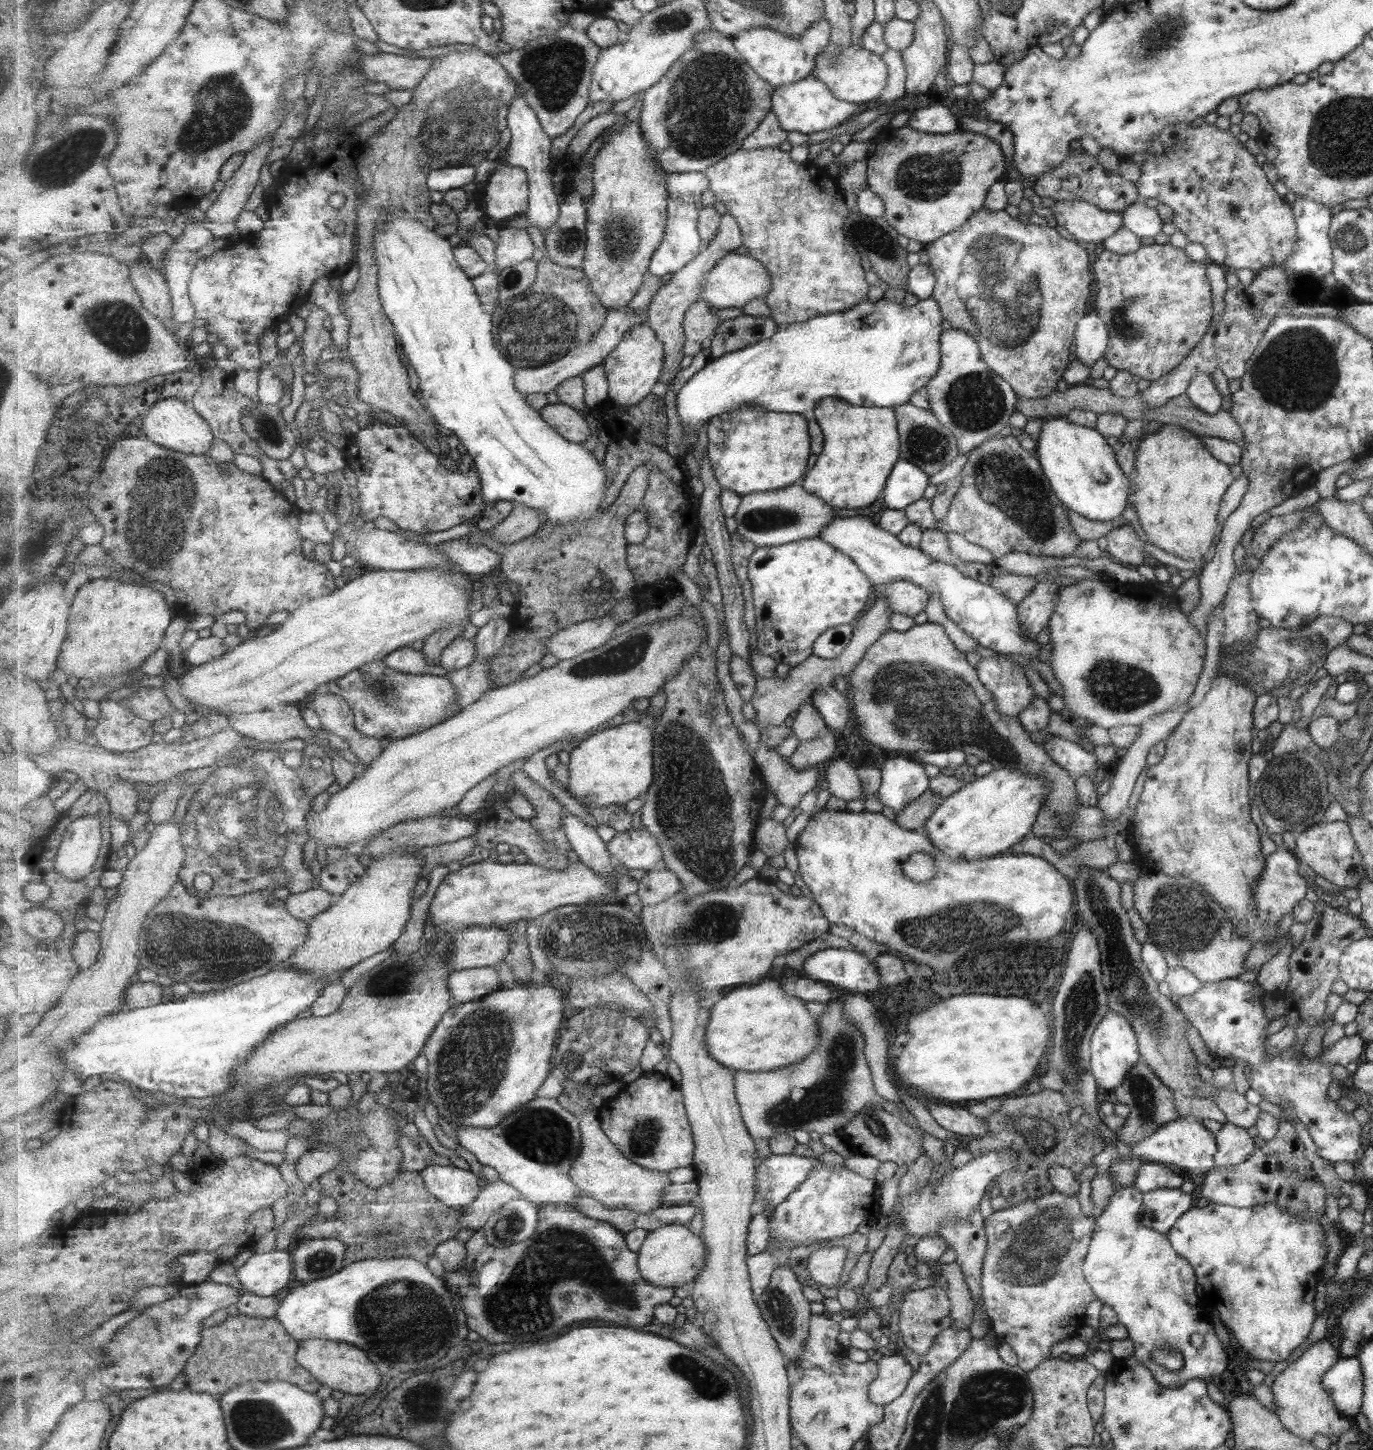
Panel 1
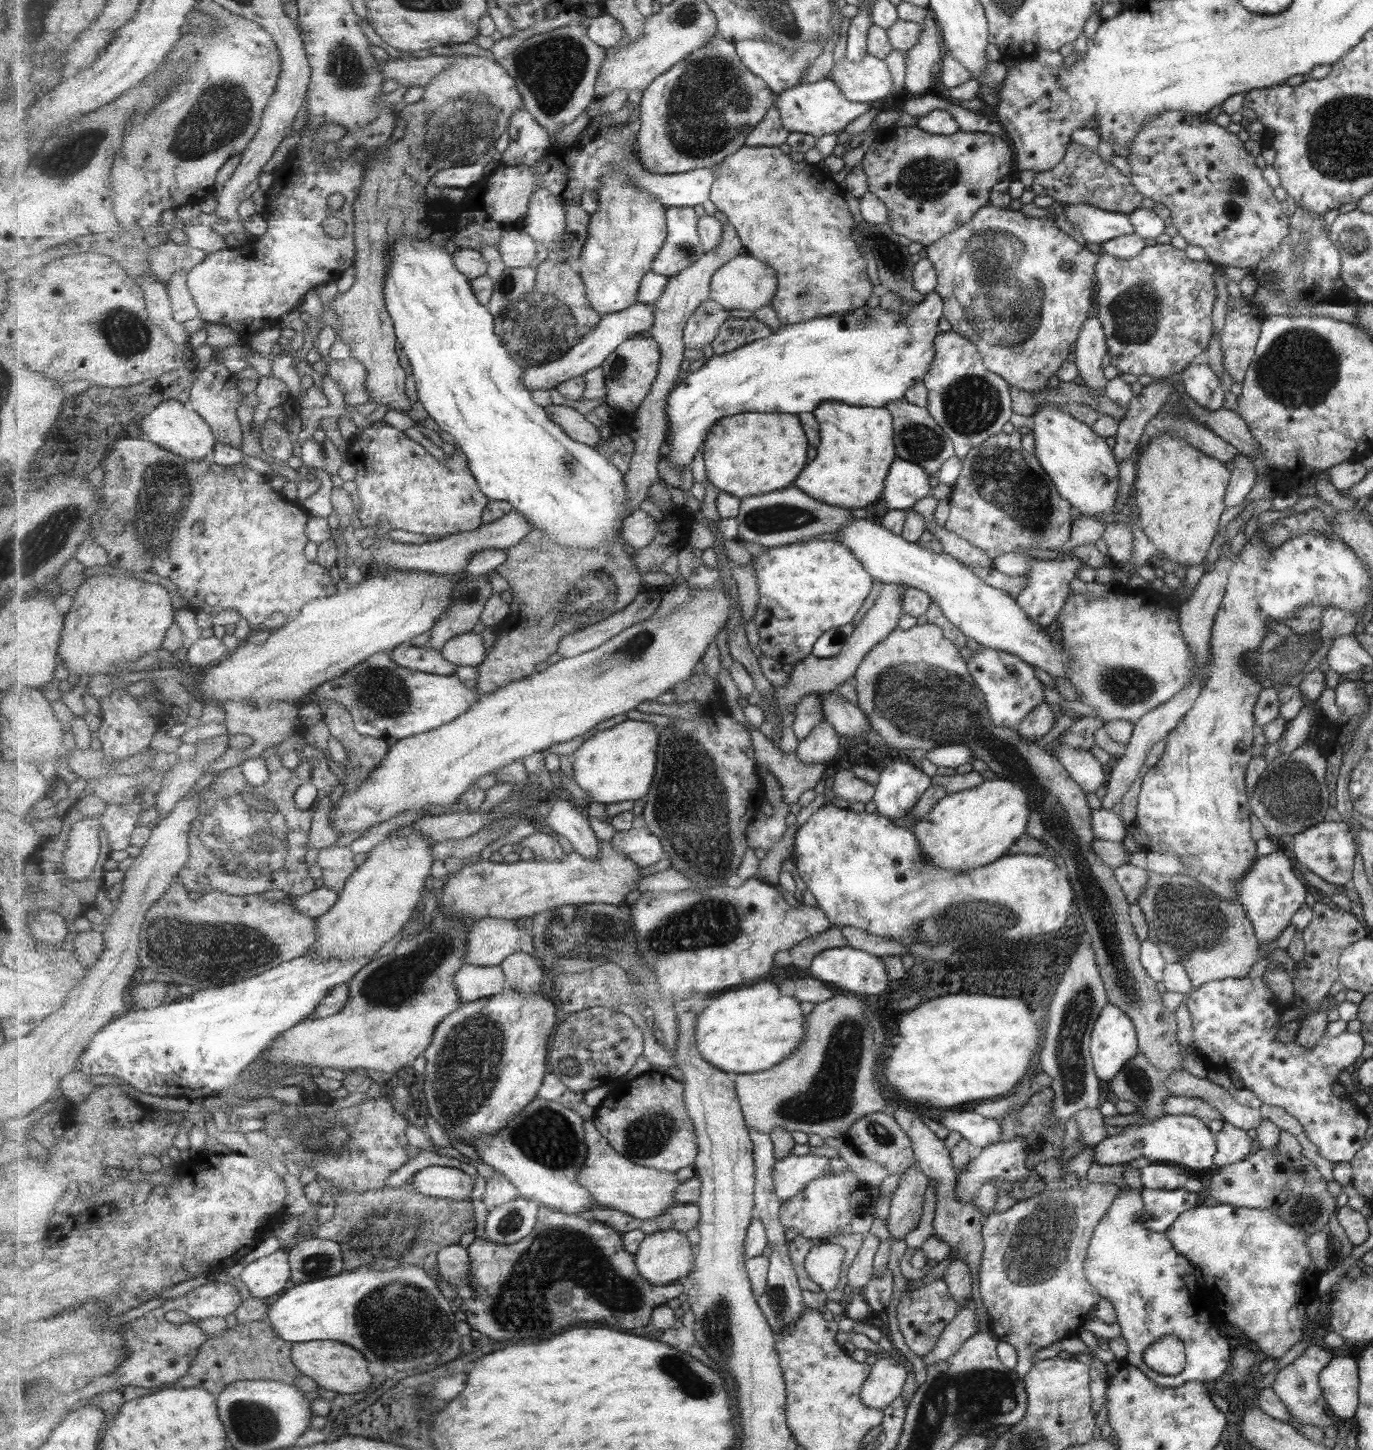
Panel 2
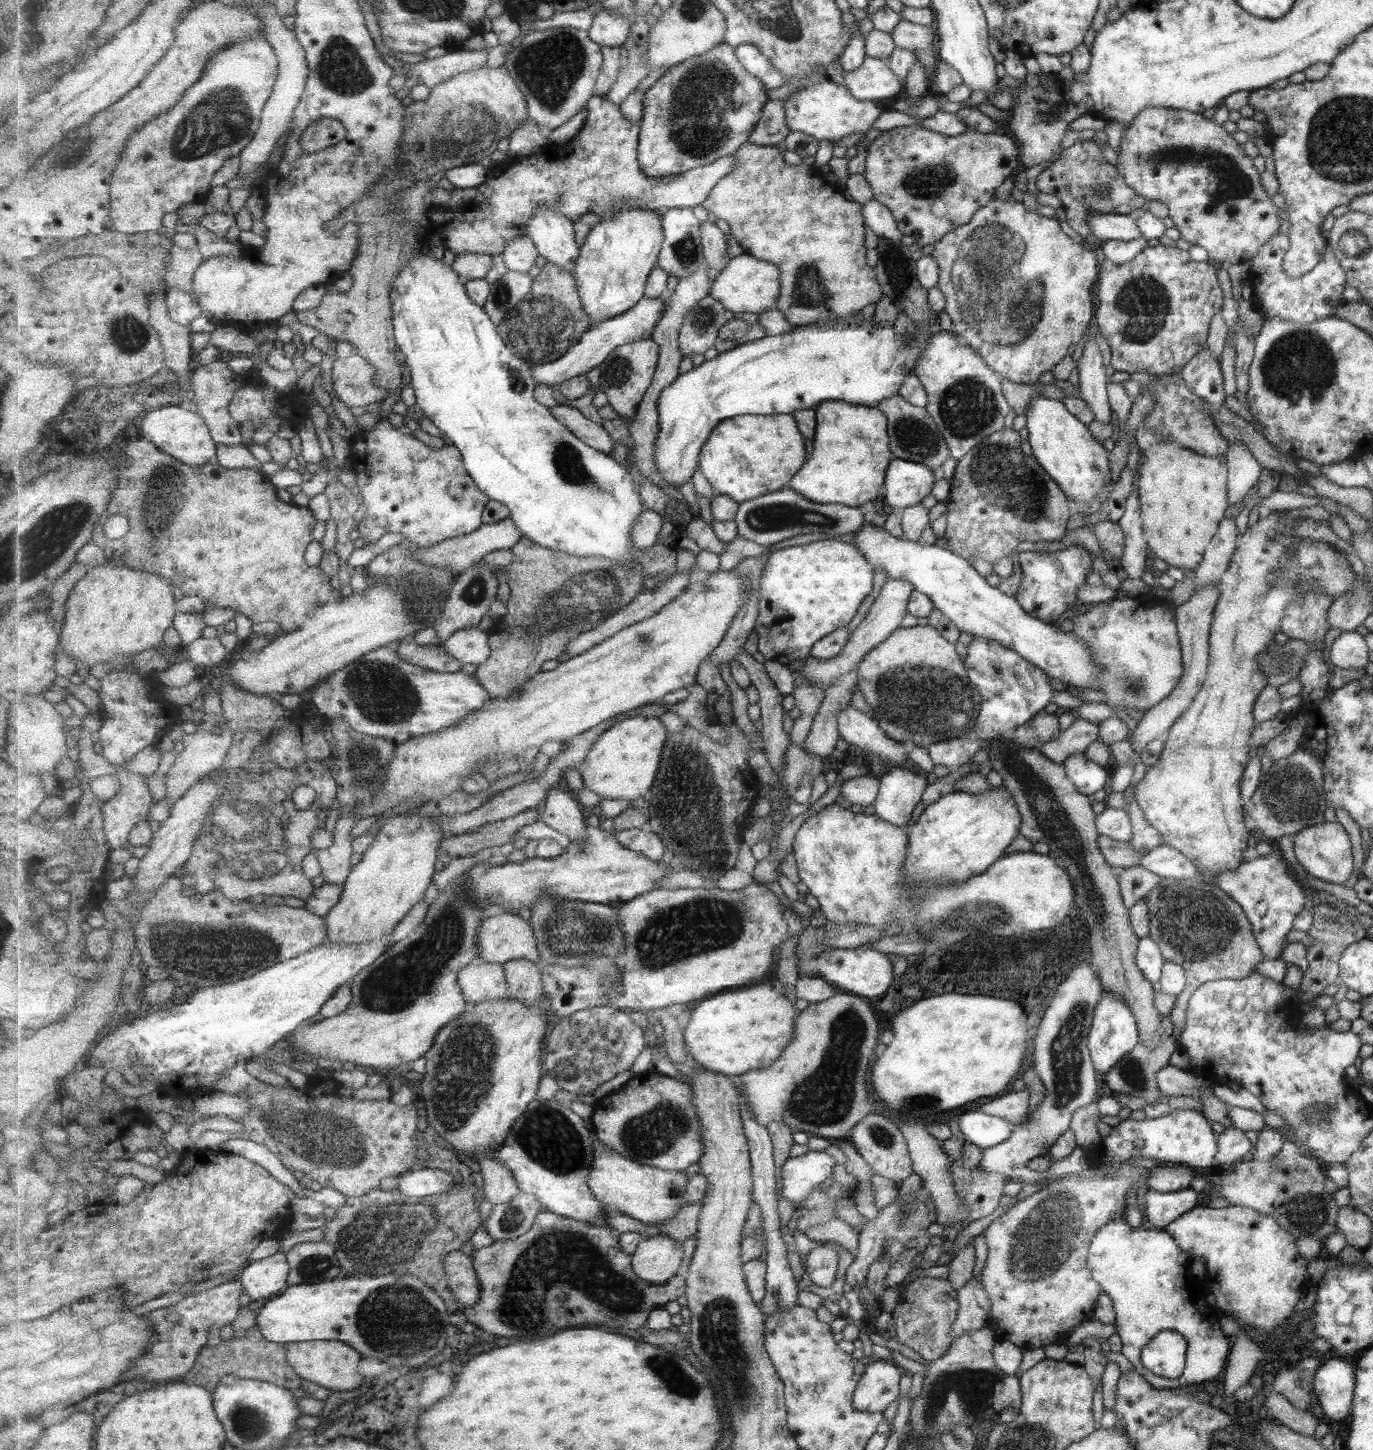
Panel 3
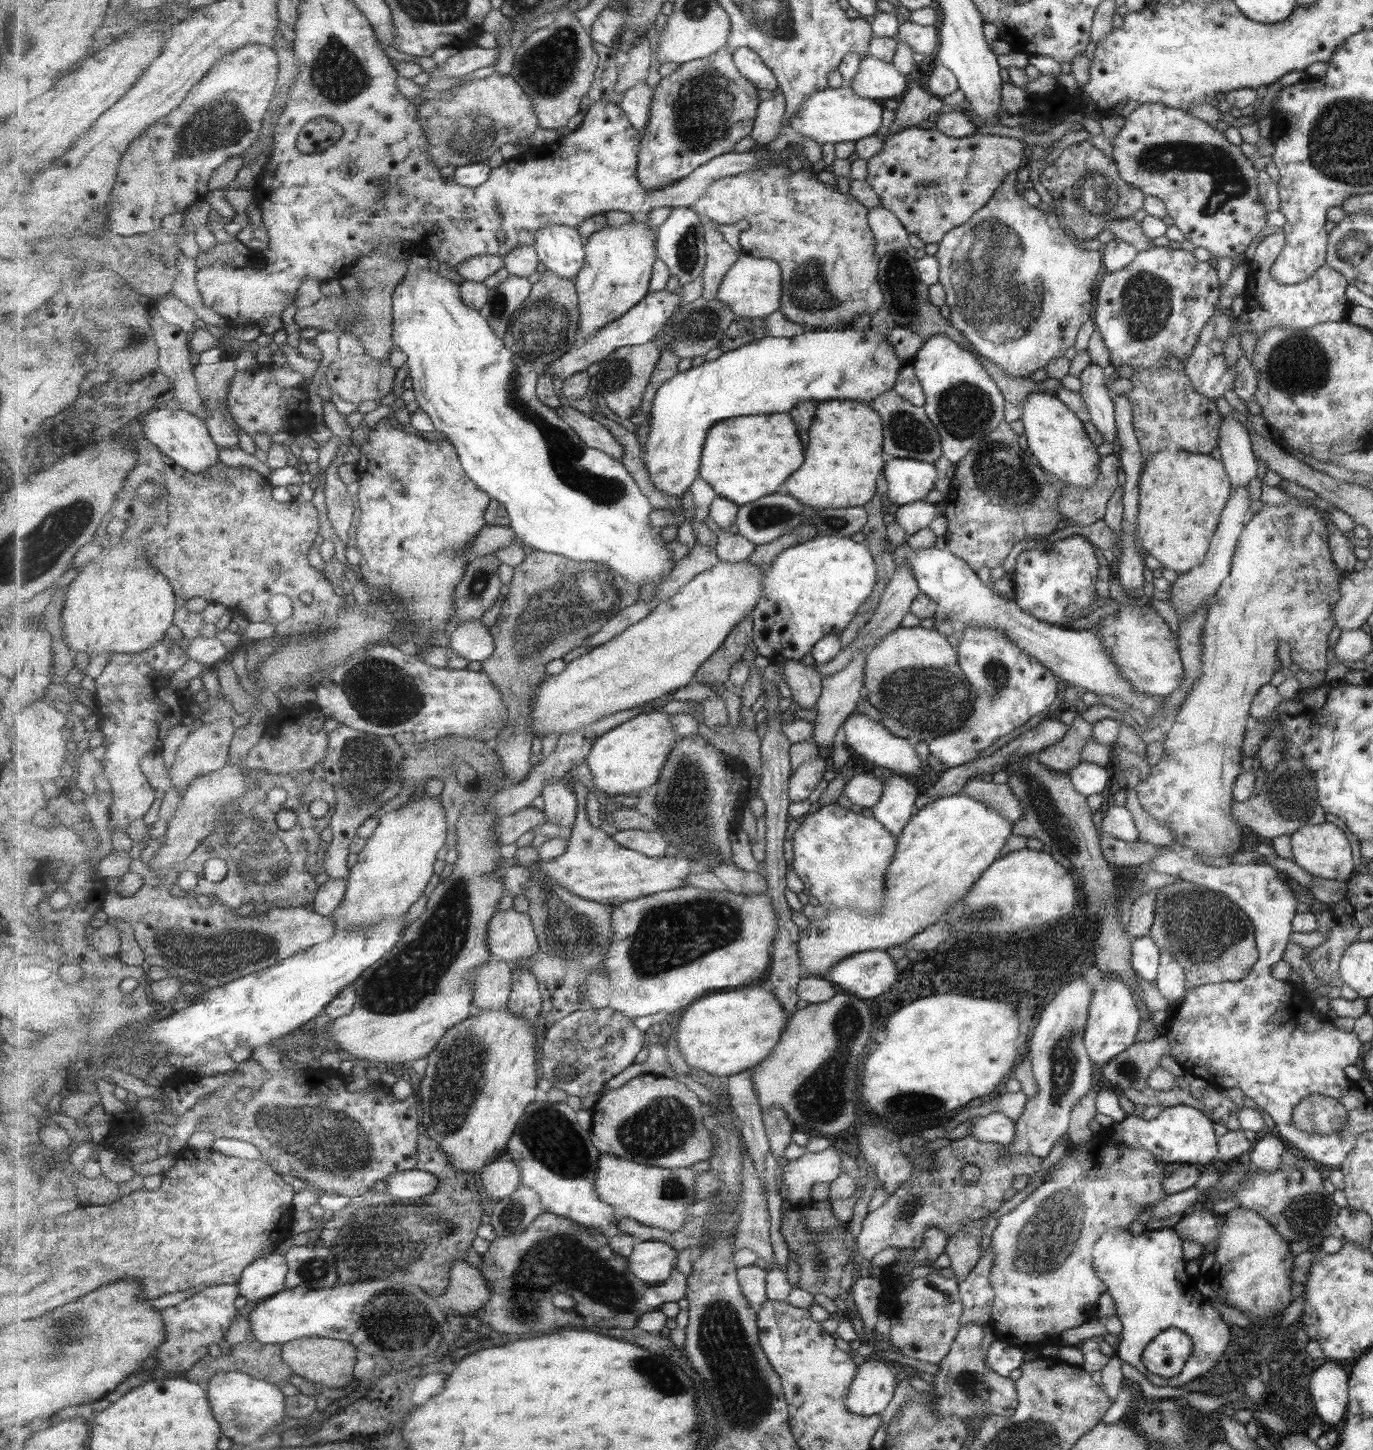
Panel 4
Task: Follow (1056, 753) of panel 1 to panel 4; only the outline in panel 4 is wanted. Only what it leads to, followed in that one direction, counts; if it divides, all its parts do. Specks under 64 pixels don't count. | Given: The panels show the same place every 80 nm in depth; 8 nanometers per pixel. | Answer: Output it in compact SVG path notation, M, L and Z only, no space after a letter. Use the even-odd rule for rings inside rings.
M1083 761L1078 763L1067 774L1072 786L1086 797L1093 793L1100 793L1110 777L1111 767L1103 768Z

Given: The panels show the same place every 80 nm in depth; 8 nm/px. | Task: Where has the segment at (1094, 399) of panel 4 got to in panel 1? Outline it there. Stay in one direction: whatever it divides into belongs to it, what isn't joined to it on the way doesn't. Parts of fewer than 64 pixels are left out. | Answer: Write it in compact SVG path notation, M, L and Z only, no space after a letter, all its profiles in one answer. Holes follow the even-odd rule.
M1089 311L1089 314L1085 314L1076 322L1073 344L1077 361L1090 368L1098 358L1102 357L1107 341L1106 324L1095 311Z

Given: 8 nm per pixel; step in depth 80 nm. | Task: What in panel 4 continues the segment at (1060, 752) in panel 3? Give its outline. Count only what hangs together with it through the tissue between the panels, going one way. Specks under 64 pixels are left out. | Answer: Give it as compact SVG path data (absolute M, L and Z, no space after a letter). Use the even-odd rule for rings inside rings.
M1076 717L1065 734L1051 746L1042 748L1037 754L1039 762L1051 772L1071 772L1081 762L1083 745L1092 740L1092 724Z

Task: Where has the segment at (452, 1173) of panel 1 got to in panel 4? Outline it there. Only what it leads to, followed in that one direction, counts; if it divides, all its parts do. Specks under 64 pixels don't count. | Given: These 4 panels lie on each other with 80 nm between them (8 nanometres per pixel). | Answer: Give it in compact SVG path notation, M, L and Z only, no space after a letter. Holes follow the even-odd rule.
M419 1169L396 1172L386 1180L387 1193L407 1201L420 1200L439 1188L439 1178L429 1173Z

